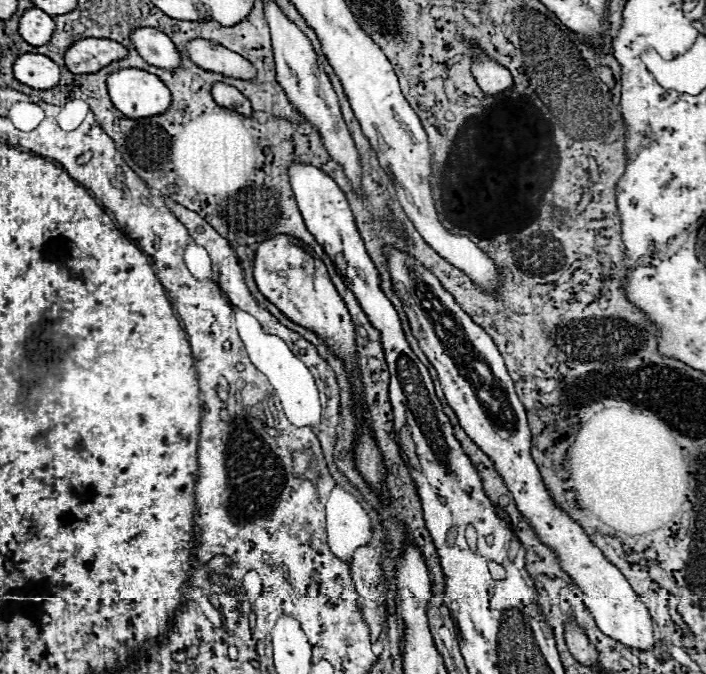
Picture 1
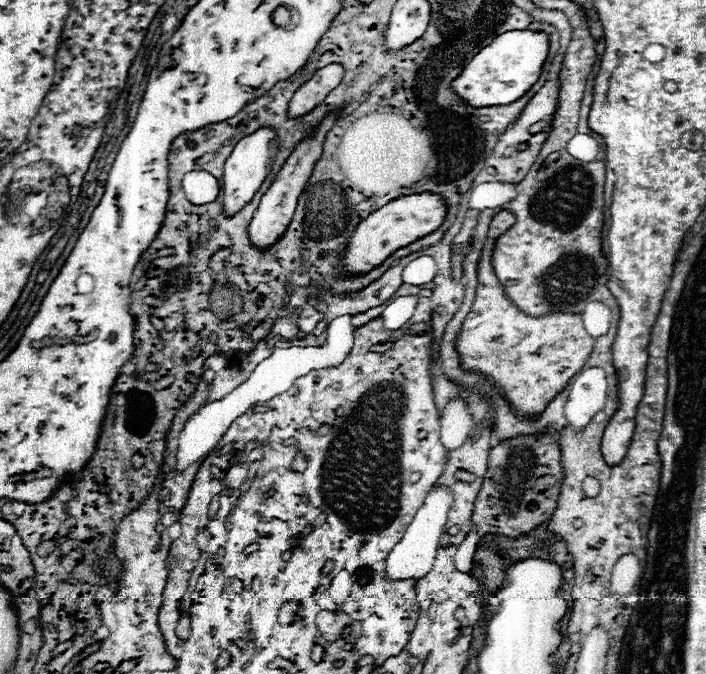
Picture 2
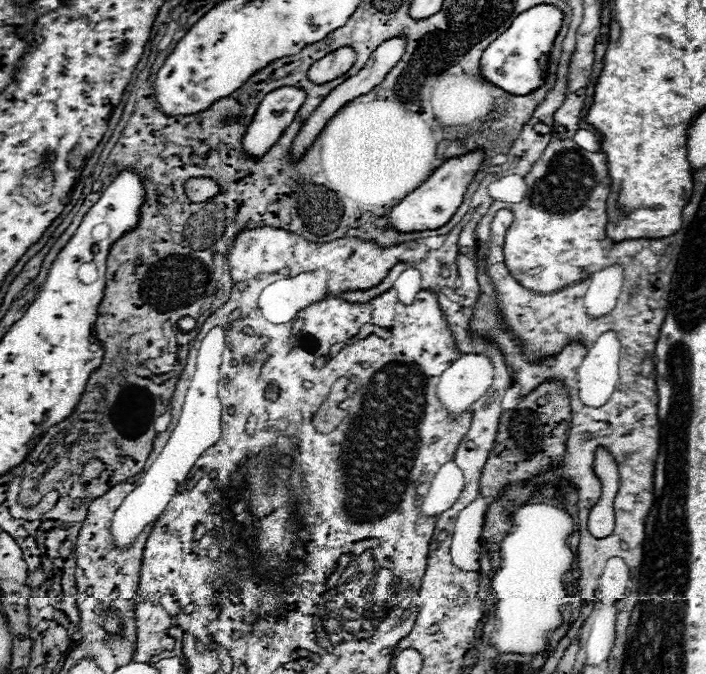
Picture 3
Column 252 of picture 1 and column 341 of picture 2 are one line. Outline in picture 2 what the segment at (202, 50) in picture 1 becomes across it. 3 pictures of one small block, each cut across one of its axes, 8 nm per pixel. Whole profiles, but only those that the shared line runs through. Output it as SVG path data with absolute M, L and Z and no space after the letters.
M330 64L328 68L320 68L306 84L302 84L288 106L288 118L300 118L312 112L316 106L324 102L328 92L340 84L340 76L344 76L344 68L340 64Z

